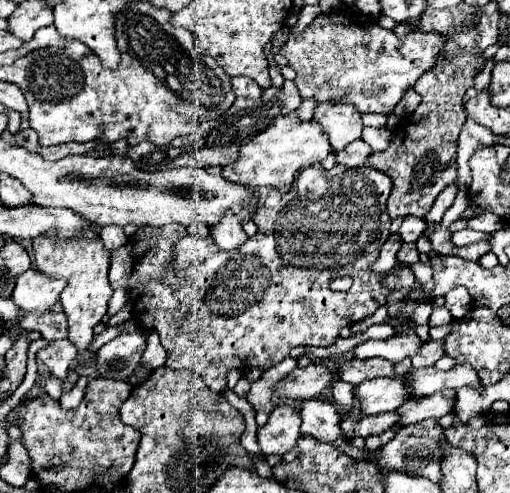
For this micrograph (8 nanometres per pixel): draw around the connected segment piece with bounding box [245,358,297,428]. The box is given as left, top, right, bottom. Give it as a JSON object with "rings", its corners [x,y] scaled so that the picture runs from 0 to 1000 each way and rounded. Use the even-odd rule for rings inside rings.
{"rings":[[[559,726],[555,734],[547,734],[543,742],[520,751],[512,759],[508,771],[496,771],[492,775],[492,791],[484,795],[484,815],[500,828],[504,836],[504,864],[516,868],[520,856],[535,832],[535,815],[531,815],[531,799],[535,799],[535,775],[559,767],[559,759],[567,751],[575,751],[582,742],[582,730],[578,726]]]}

